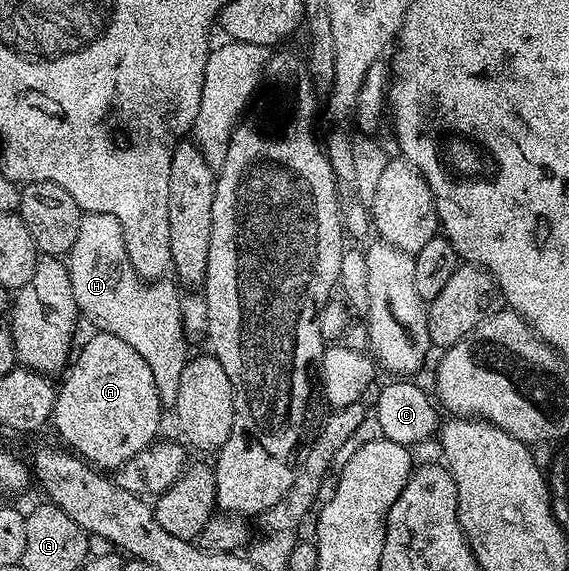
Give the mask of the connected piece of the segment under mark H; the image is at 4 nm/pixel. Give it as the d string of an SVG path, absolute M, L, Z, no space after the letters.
M89 212L81 215L78 238L68 252L66 263L77 313L83 319L85 316L95 331L114 334L114 338L122 338L122 342L134 346L134 350L146 358L150 374L154 374L154 386L158 386L161 405L175 405L178 378L190 359L190 345L182 326L181 293L176 292L177 285L141 280L126 254L122 226L114 214Z

